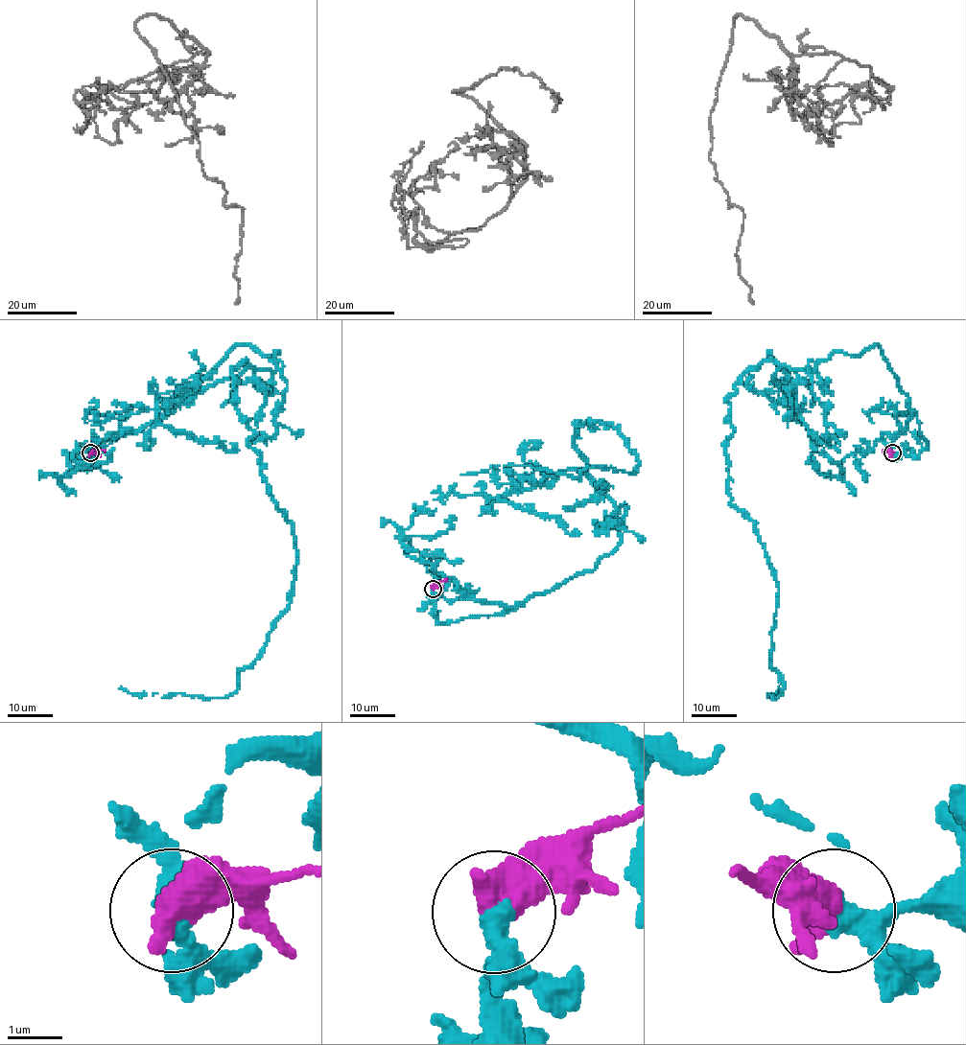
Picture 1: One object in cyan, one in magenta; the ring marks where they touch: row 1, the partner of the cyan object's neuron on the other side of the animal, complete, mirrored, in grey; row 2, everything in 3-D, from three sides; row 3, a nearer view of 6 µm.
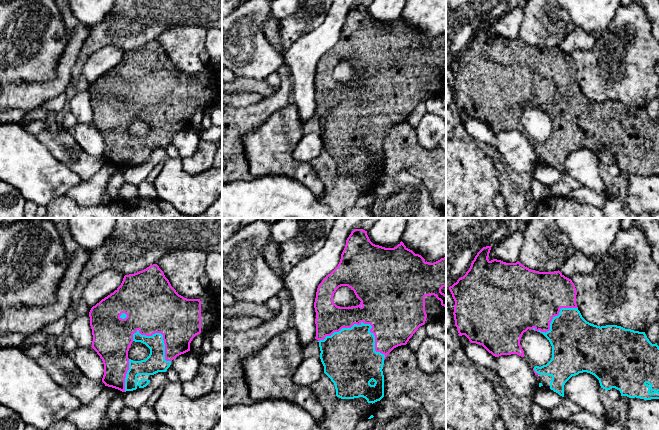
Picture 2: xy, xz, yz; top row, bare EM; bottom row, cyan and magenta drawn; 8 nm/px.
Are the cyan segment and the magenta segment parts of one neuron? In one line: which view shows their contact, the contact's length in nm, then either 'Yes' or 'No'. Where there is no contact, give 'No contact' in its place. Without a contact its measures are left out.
Touches cyan in xz. Shared border 550 nm. Yes

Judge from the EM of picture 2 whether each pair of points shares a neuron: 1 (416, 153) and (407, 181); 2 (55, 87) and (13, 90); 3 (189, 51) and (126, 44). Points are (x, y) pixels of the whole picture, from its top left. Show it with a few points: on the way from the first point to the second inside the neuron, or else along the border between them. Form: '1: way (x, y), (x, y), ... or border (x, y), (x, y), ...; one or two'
1: border (385, 174), (396, 176), (407, 171), (427, 189); two
2: way (45, 90), (23, 90); one
3: border (177, 26), (165, 30), (156, 39); two

